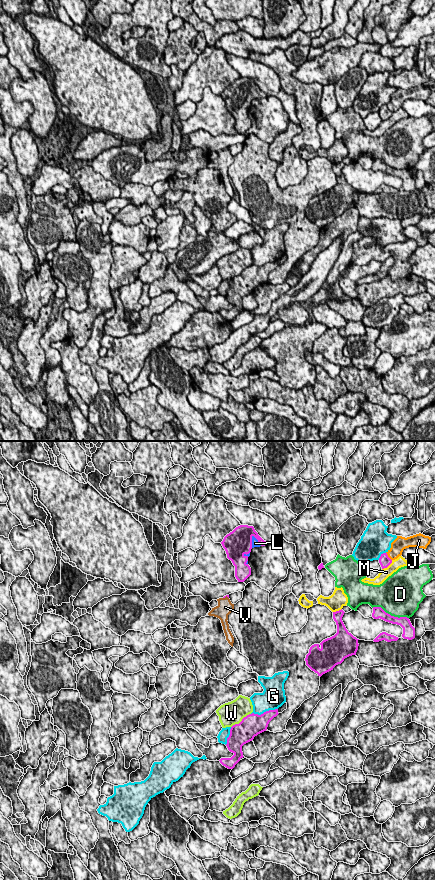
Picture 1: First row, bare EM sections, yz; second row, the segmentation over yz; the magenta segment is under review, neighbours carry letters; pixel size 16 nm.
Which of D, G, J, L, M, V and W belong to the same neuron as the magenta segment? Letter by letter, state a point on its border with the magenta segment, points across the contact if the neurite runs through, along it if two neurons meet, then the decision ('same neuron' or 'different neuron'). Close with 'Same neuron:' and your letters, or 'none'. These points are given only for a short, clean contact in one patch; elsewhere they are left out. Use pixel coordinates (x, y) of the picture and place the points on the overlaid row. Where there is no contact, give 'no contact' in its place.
D: meets magenta in yz at (389, 614); different neuron
G: meets magenta in yz at (264, 712); different neuron
J: meets magenta in yz at (387, 556); different neuron
L: meets magenta in yz at (257, 539); same neuron
M: meets magenta in yz at (387, 566); different neuron
V: meets magenta in yz at (225, 596); same neuron
W: meets magenta in yz at (241, 721); different neuron
Same neuron: L, V

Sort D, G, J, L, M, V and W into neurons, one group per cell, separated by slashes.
D / G / J / L V / M / W

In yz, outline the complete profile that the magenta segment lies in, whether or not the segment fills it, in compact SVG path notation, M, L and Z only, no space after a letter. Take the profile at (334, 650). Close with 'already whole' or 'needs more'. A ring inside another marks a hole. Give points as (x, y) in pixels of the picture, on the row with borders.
M344 611L333 612L333 619L337 625L337 633L320 644L314 644L310 647L306 655L306 665L318 676L333 670L341 664L345 658L356 655L358 650L358 640L346 629L342 617Z; already whole

